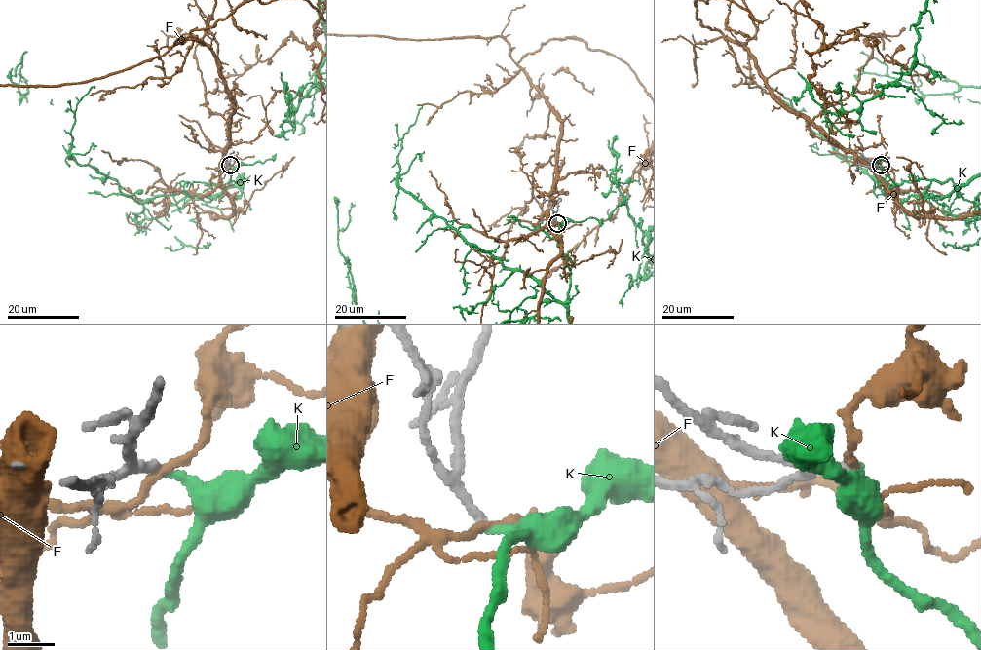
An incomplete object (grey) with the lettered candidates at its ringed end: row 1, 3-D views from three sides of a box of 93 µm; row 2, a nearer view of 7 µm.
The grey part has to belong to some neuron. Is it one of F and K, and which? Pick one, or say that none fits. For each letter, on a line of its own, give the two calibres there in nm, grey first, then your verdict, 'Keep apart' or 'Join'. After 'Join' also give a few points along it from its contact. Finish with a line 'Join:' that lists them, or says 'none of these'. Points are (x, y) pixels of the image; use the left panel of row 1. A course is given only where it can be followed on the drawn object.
F: Thickness 150 nm (grey) against 150 nm. Keep apart
K: Thickness 150 nm (grey) against 170 nm. Keep apart
Join: none of these

